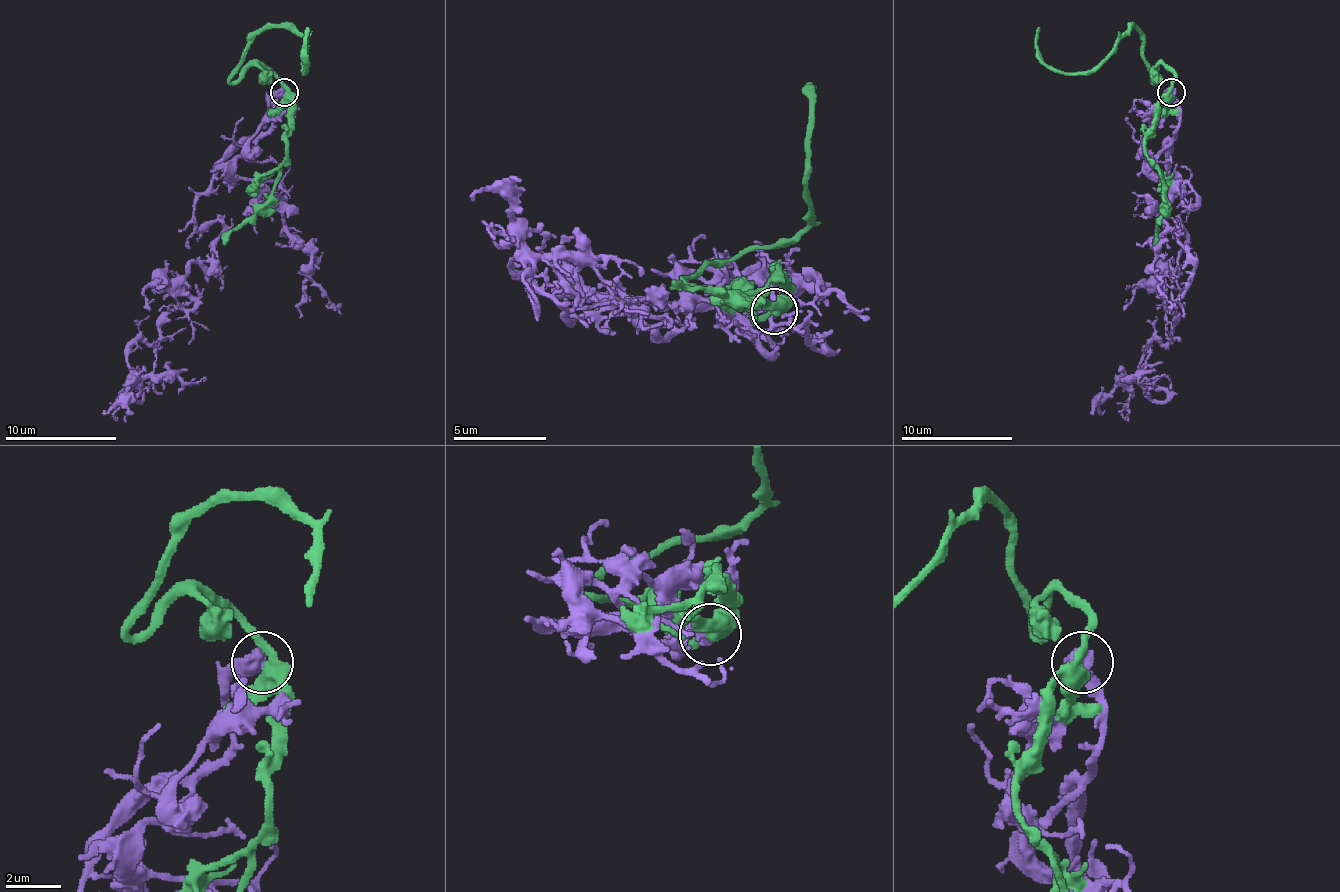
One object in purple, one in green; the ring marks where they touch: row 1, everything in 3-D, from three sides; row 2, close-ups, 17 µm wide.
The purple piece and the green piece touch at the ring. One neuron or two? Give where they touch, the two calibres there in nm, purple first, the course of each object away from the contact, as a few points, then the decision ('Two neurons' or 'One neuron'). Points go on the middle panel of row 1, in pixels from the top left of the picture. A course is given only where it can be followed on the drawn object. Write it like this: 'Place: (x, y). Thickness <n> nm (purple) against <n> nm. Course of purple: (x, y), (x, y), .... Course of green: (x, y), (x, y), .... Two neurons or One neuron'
Place: (774, 311). Thickness 600 nm (purple) against 400 nm. Course of purple: (773, 312), (624, 298), (661, 335), (610, 284), (568, 317), (513, 261), (629, 261), (643, 275). Course of green: (778, 312), (754, 317), (699, 280), (708, 266), (722, 266), (745, 247), (787, 247), (810, 219), (815, 89). Two neurons

